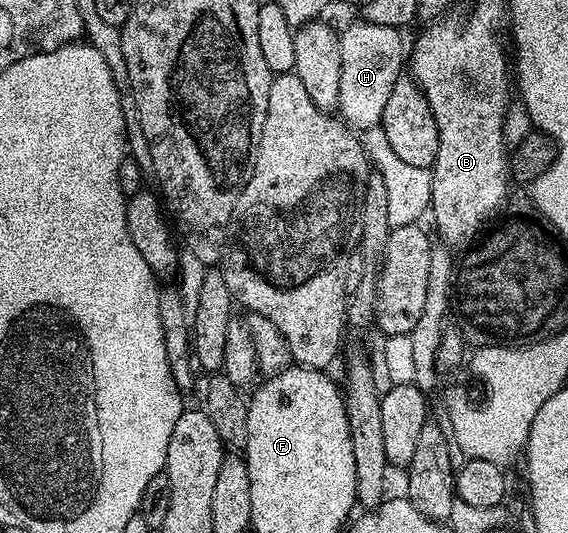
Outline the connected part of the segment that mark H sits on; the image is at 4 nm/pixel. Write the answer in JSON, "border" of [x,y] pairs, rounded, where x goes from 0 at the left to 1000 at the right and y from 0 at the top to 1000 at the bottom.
{"border":[[[639,34],[629,38],[629,45],[597,62],[602,139],[595,146],[595,210],[607,233],[639,244],[669,233],[687,169],[694,169],[694,154],[715,128],[715,75],[711,83],[702,53],[662,49]]]}

